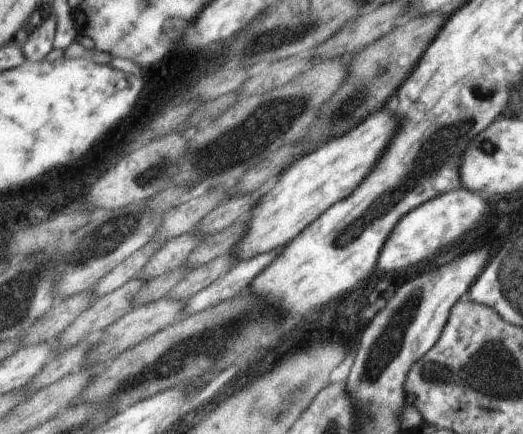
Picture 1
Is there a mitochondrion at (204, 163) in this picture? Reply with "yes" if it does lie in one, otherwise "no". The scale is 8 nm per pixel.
yes

